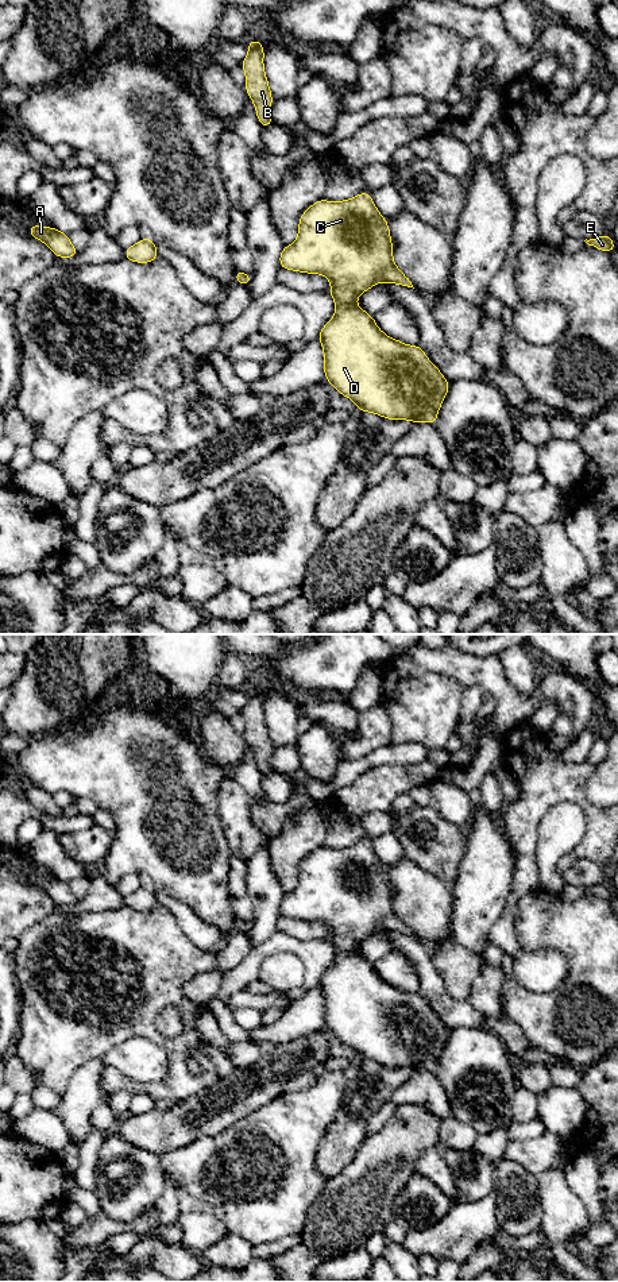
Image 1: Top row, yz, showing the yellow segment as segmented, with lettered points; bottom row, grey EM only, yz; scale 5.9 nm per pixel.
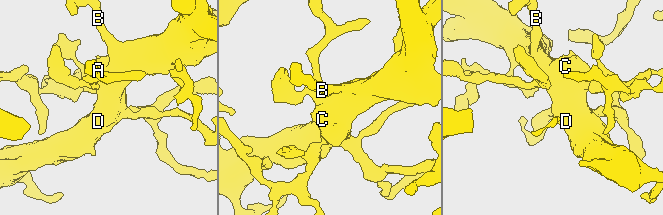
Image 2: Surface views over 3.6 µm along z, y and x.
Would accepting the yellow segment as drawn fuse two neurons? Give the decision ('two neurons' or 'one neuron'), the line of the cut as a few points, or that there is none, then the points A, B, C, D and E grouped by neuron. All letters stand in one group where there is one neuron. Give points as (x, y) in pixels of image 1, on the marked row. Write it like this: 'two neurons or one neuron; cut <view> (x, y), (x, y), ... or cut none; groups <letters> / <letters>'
one neuron; cut none; groups A B C D E

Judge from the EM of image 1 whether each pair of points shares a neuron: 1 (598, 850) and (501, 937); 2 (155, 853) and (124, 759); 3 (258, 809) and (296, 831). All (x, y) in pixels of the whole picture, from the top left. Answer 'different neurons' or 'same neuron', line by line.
1: same neuron
2: same neuron
3: different neurons

